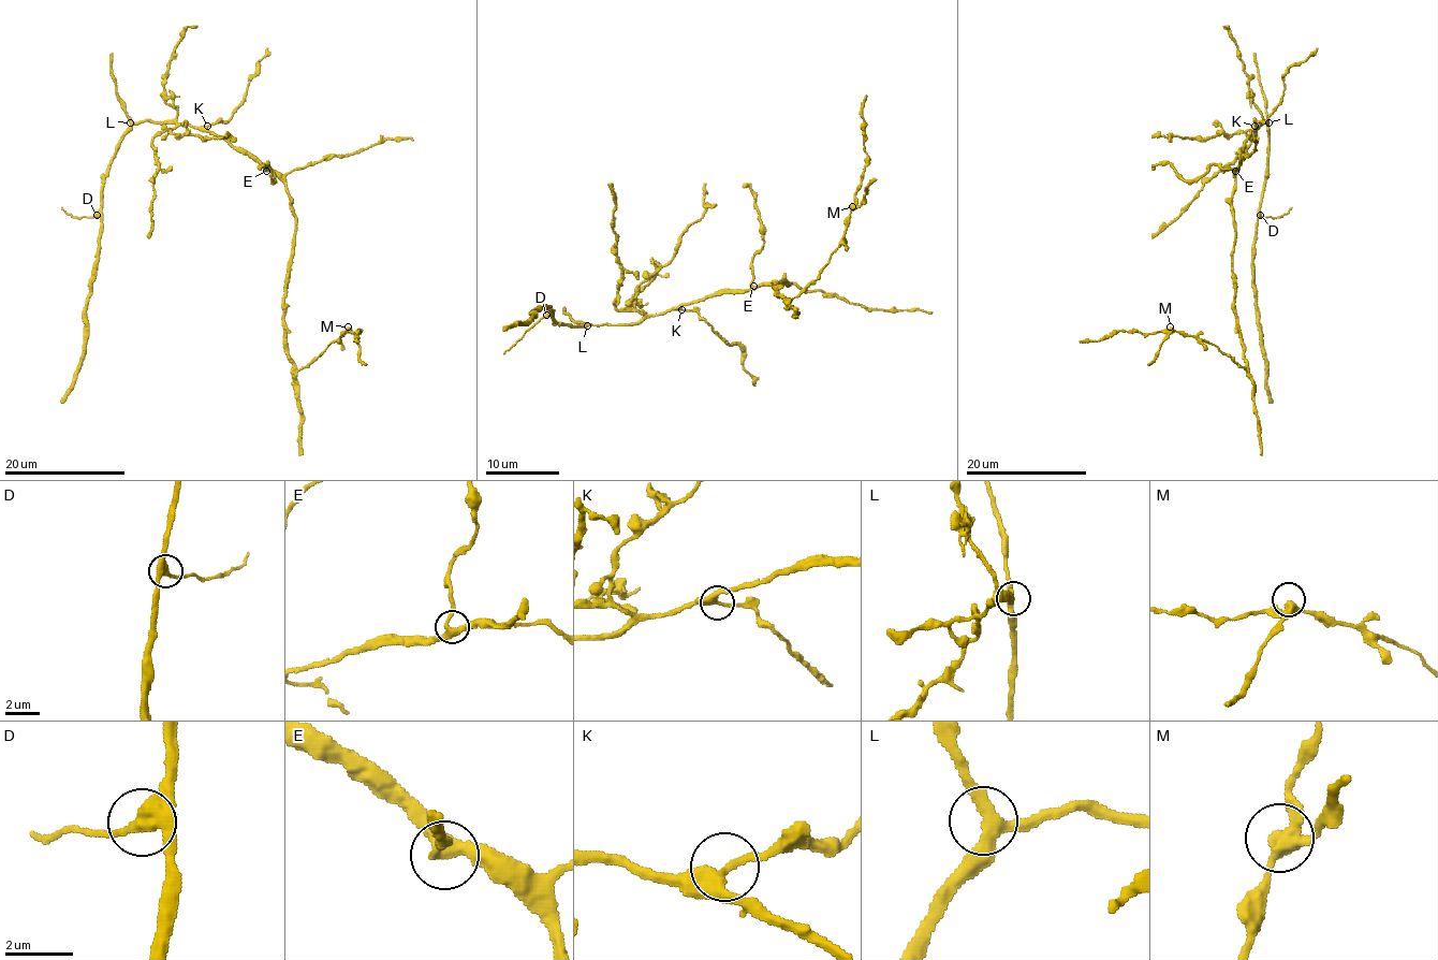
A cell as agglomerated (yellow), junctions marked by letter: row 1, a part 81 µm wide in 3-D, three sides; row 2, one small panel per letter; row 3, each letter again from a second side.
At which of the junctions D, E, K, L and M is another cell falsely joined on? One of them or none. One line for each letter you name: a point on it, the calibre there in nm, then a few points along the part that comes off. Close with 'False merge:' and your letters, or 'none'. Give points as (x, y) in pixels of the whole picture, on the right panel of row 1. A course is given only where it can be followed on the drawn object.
D: place (1260, 215); calibre 360 nm; course (1260, 215), (1280, 218), (1291, 207)
False merge: D

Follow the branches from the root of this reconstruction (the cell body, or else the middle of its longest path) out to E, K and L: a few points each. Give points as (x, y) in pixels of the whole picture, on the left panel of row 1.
E: (255, 156), (266, 171)
K: (255, 156), (237, 151), (215, 136), (207, 126)
L: (255, 156), (243, 155), (223, 139), (187, 124), (130, 122)

